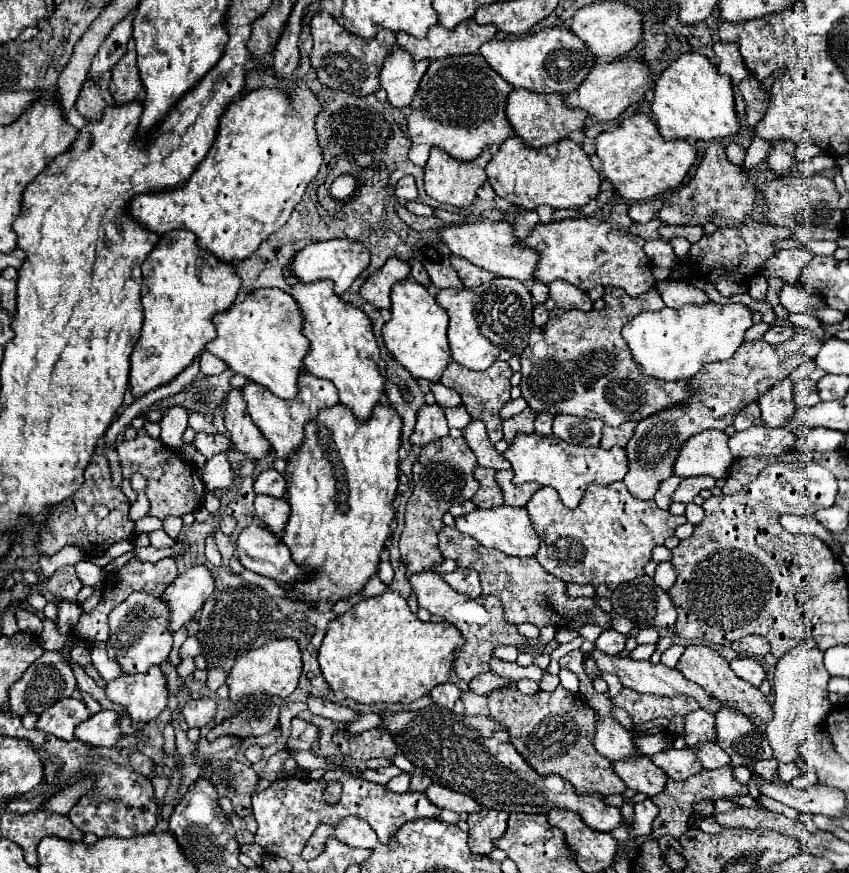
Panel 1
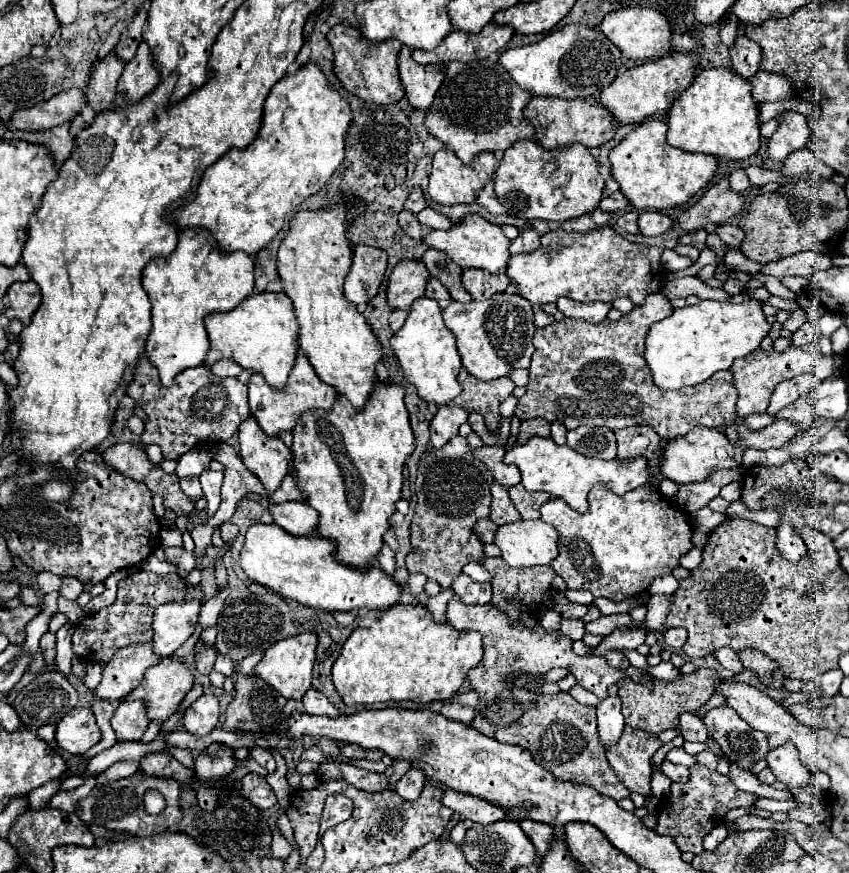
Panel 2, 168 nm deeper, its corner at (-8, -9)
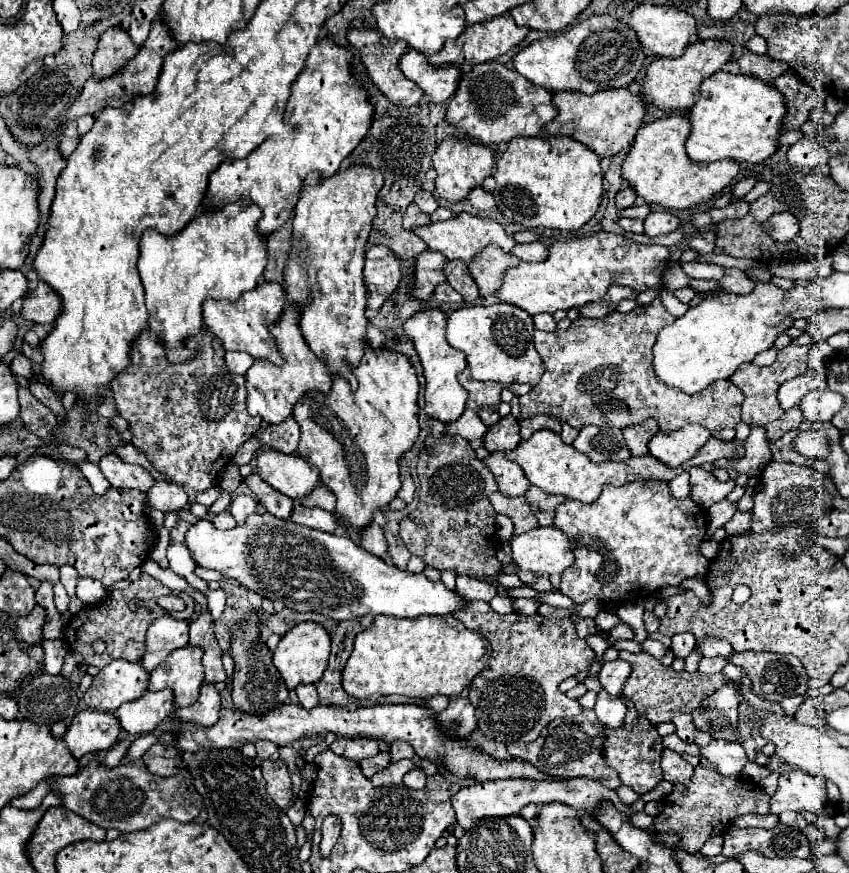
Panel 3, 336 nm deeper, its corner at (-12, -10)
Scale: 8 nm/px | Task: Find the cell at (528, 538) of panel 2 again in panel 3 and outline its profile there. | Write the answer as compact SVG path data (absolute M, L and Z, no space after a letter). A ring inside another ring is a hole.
M538 526L510 540L512 560L530 572L556 574L574 562L570 540L556 526Z

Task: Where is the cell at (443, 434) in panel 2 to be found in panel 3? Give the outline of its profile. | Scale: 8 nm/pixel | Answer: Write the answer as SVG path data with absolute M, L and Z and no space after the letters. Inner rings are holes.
M464 410L464 414L456 420L456 422L448 422L444 428L444 434L458 434L466 440L474 440L474 438L482 438L486 432L486 426L482 424L480 416L474 414L472 410Z

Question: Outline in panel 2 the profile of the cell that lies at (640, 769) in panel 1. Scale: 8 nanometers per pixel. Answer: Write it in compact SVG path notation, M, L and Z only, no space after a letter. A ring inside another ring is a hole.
M624 727L620 741L606 751L608 763L618 775L618 779L630 789L644 797L650 791L652 777L652 755L662 747L662 741L648 731L638 731L632 727Z

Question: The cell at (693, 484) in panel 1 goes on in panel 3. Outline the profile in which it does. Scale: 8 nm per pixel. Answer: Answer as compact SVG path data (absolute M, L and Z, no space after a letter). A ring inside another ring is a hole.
M704 466L690 468L690 498L702 506L710 508L712 504L724 500L724 496L734 488L734 480L720 482L714 474L710 474Z

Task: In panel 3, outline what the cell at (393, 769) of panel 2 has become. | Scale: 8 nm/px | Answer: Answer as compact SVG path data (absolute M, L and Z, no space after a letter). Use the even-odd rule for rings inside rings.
M394 742L394 744L390 746L390 756L392 756L394 762L398 762L398 760L402 760L402 758L412 758L412 756L414 756L414 750L412 750L412 746L408 746L406 742Z

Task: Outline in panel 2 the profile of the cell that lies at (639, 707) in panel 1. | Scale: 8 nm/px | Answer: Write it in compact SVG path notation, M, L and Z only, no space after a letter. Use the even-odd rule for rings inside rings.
M696 669L694 673L680 673L676 681L660 681L652 679L650 683L636 683L630 677L622 677L618 681L618 697L622 699L622 715L626 725L632 729L644 729L648 733L660 733L666 729L674 729L678 725L678 717L682 711L698 711L708 701L720 683L720 675L712 669Z

